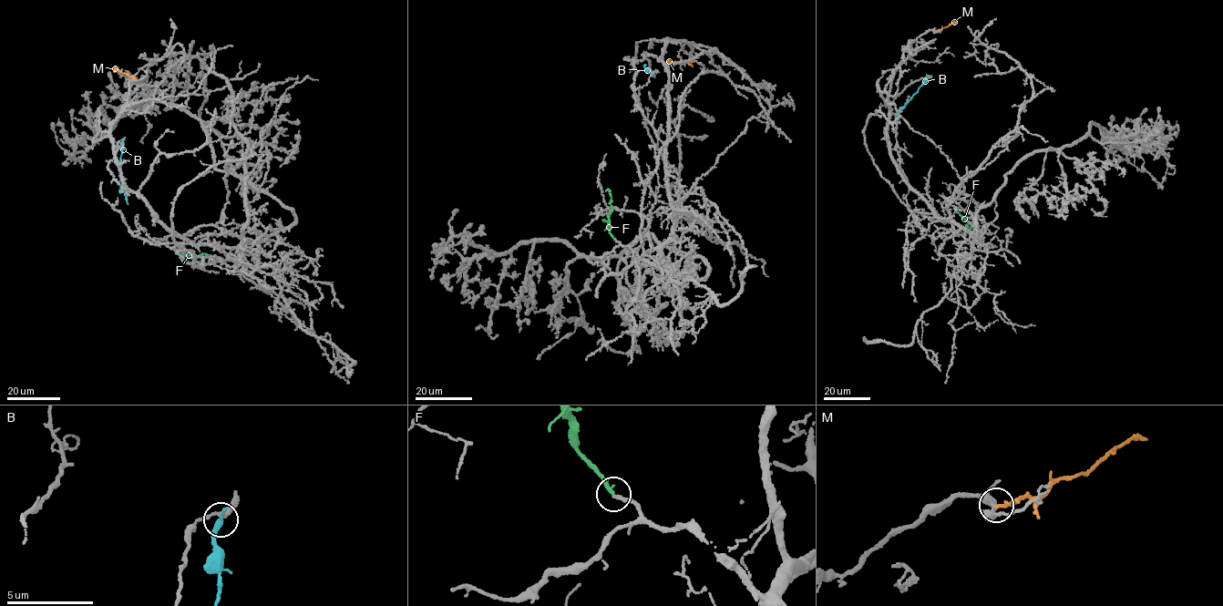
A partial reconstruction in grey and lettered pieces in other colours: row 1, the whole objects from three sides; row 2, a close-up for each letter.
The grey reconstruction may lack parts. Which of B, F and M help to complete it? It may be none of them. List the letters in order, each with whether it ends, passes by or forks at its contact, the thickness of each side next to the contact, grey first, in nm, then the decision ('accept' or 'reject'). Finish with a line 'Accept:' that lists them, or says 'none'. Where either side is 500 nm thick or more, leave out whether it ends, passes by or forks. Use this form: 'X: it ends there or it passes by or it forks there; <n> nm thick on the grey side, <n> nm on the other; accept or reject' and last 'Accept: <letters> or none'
B: it ends there; 300 nm thick on the grey side, 200 nm on the other; reject
F: it ends there; 180 nm thick on the grey side, 200 nm on the other; accept
M: it ends there; 190 nm thick on the grey side, 180 nm on the other; reject
Accept: F

